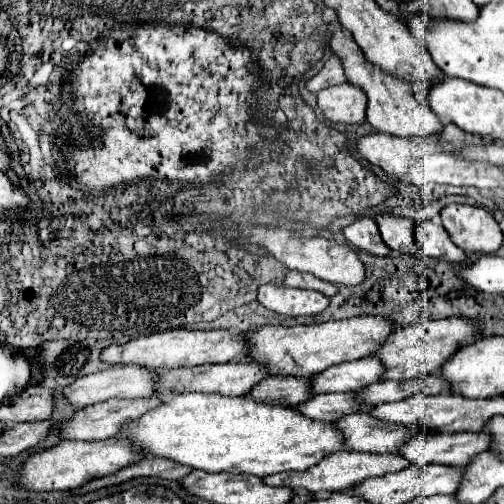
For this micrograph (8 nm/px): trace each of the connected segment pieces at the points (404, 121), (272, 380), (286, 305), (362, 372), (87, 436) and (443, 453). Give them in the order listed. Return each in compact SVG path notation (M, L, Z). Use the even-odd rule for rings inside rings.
M336 29L332 33L330 39L330 49L334 55L340 57L344 71L346 71L346 79L348 83L360 87L366 97L368 97L368 109L366 109L366 121L380 133L390 133L390 135L398 135L398 137L430 137L432 133L440 133L442 131L442 123L438 121L438 117L430 111L428 105L422 105L414 99L412 89L406 81L394 79L390 73L384 73L378 65L370 63L362 49L344 33L344 29Z
M268 377L268 381L262 381L256 385L250 395L258 401L266 403L284 403L284 405L300 405L308 399L312 399L314 393L308 393L308 379L312 377Z
M262 285L258 289L258 301L266 309L286 317L316 315L330 305L330 299L318 291L290 289L290 287L276 287L276 285Z
M364 357L356 361L346 361L332 365L326 371L318 373L312 381L312 391L318 393L344 393L360 391L370 383L384 379L384 367L378 357Z
M110 399L104 403L88 405L80 409L68 425L62 427L62 439L98 441L116 437L120 431L124 431L128 421L140 419L156 405L162 405L162 399Z
M420 433L412 437L402 449L404 455L414 465L460 465L466 467L478 453L490 451L490 433Z

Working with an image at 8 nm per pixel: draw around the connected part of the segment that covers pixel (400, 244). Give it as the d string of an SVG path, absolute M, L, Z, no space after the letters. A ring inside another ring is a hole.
M376 215L376 223L380 229L380 235L384 243L394 251L394 253L408 253L416 255L418 247L414 241L414 223L406 217L398 215Z

